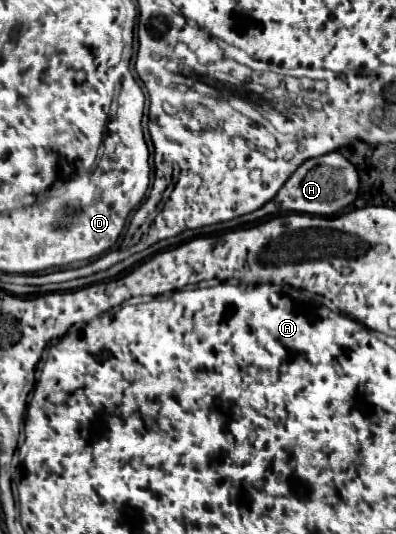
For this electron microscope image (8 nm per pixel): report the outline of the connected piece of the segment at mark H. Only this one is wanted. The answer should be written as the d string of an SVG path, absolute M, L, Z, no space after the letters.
M328 153L328 155L318 155L316 159L306 159L306 163L302 163L296 171L296 175L288 177L288 181L284 183L282 191L276 195L276 199L270 199L264 207L256 209L254 213L248 213L244 217L232 219L228 223L220 223L220 225L212 225L206 227L208 235L218 233L218 231L226 231L226 229L234 229L238 225L244 223L252 223L258 221L262 217L268 215L278 215L278 213L286 213L286 211L300 211L300 213L310 213L310 215L338 215L344 211L344 207L348 207L358 195L358 173L354 169L354 165L350 161L346 161L340 153Z

